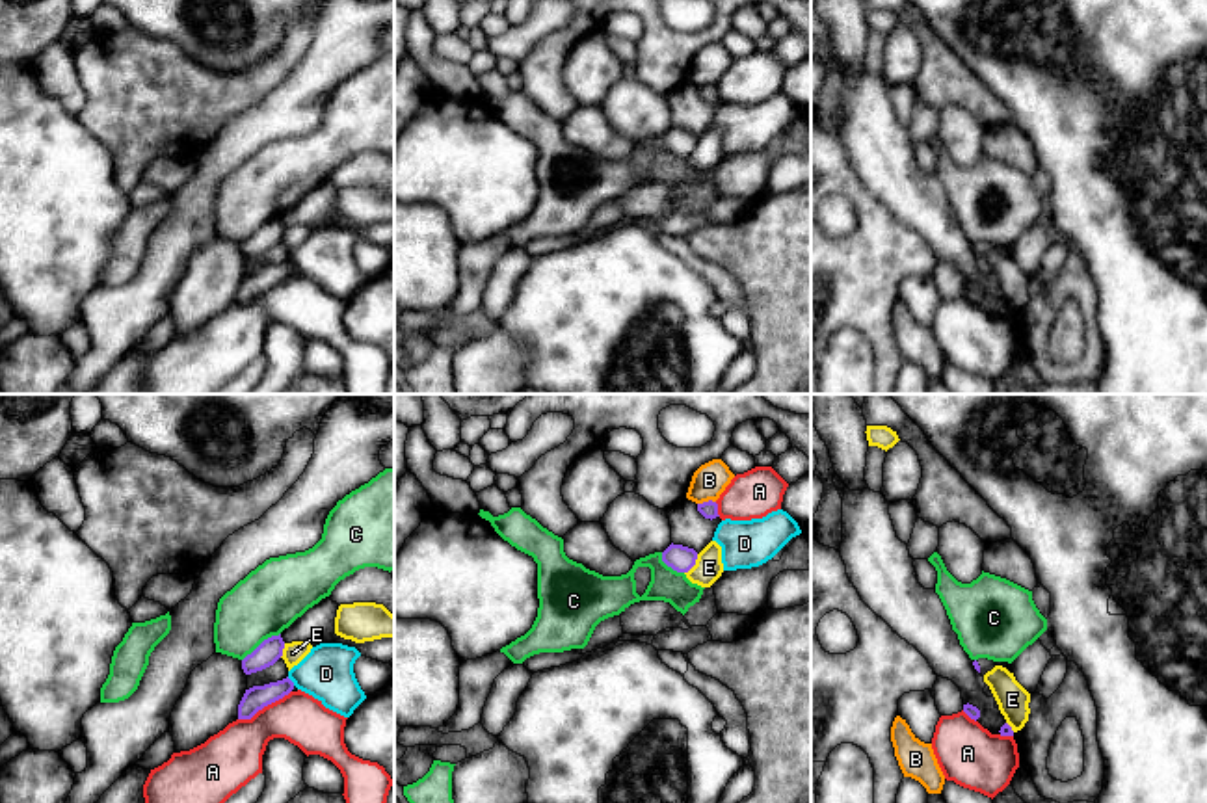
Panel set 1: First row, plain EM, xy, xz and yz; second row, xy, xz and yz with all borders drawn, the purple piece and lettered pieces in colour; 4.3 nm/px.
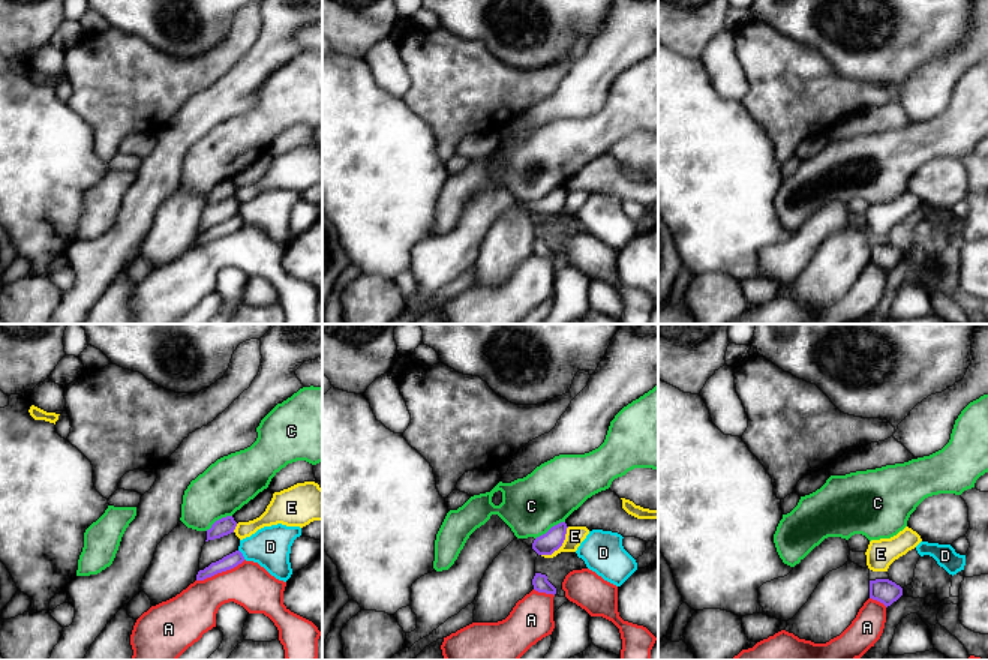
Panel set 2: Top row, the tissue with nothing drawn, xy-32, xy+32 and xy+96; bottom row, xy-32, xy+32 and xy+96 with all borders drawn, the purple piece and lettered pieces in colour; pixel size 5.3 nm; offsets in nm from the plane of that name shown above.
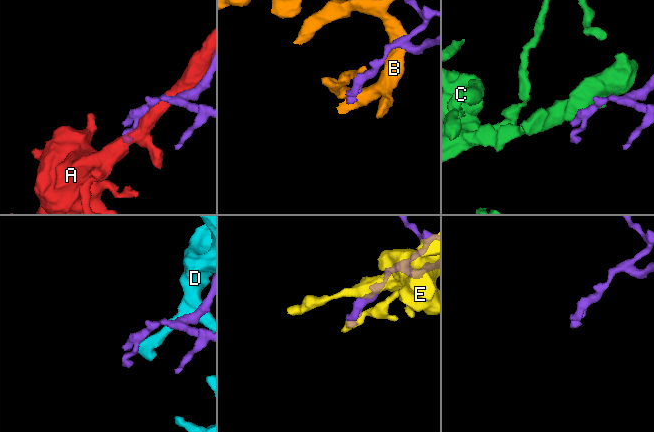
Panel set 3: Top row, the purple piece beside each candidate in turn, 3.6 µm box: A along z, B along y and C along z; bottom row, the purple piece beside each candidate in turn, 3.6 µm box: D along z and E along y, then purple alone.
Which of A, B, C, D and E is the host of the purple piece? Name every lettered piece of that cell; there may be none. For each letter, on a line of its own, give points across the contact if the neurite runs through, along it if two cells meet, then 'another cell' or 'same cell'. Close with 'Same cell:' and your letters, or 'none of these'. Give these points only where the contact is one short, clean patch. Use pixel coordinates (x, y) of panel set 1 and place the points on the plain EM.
A: another cell
B: another cell
C: along xy (279, 216), (265, 222), (242, 244) | another cell
D: another cell
E: another cell
Same cell: none of these

